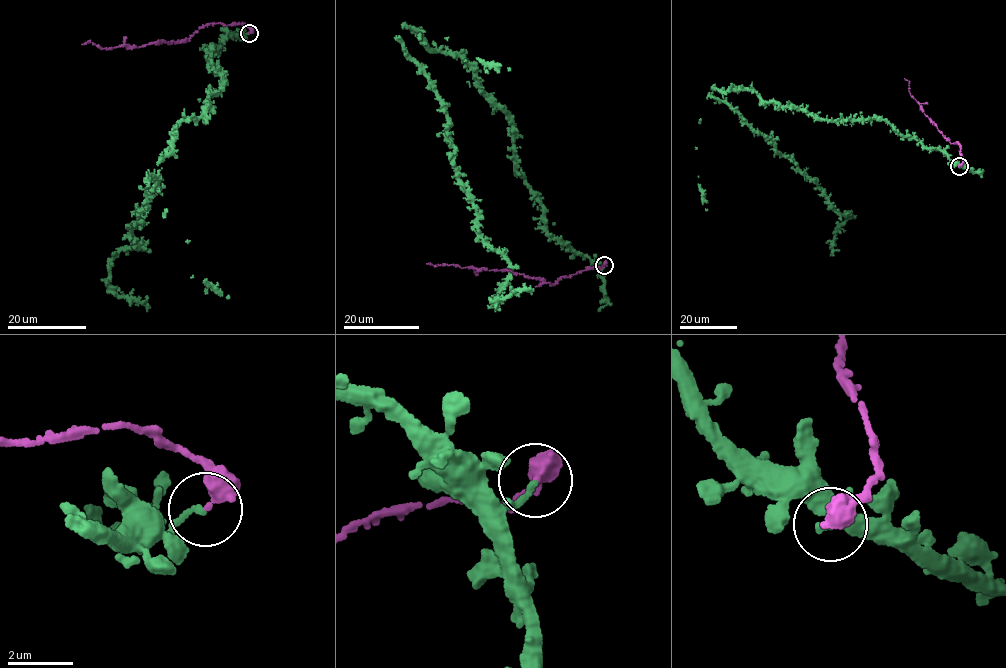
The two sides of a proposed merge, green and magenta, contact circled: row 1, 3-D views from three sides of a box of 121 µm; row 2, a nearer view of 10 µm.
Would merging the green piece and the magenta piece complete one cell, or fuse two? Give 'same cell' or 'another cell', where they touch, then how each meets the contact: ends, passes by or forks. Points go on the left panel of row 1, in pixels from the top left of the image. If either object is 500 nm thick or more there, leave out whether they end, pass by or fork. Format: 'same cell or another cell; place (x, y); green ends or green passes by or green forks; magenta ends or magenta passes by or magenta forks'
another cell; place (249, 33); green ends; magenta ends

